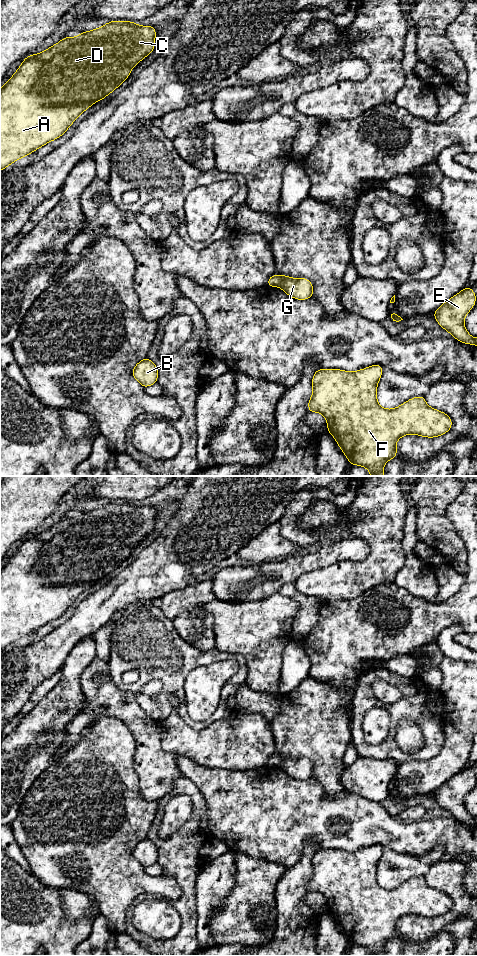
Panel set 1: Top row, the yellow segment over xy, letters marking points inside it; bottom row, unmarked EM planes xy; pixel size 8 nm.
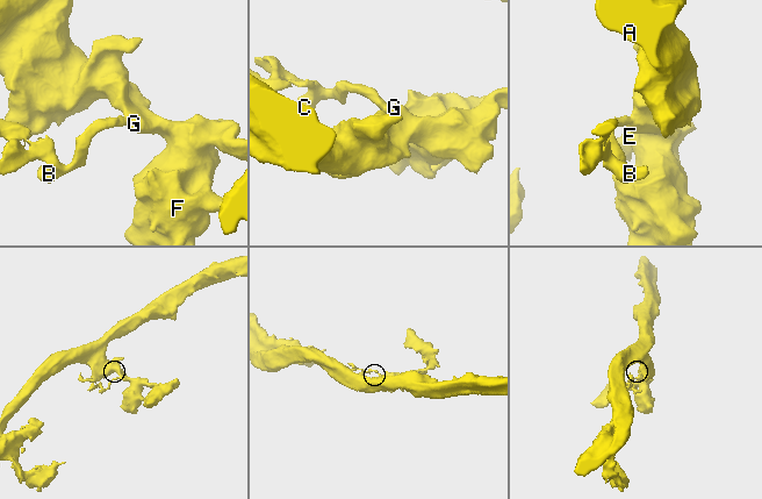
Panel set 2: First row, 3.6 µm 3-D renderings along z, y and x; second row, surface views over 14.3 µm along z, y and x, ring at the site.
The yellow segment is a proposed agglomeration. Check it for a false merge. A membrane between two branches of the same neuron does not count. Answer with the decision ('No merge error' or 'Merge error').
Merge error

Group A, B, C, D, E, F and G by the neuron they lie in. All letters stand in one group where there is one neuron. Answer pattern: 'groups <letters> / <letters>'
groups A C D E F G / B

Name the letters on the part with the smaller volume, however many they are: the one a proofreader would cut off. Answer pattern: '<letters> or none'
B

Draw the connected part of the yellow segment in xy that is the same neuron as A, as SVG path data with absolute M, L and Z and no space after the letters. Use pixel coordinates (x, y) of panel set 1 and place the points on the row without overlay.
M111 501L26 537L0 569L0 651L62 616L81 593L120 566L131 549L153 532L155 516L153 506Z

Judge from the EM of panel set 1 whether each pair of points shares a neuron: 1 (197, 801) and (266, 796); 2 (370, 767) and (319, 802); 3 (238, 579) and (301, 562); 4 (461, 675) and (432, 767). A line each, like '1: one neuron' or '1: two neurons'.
1: two neurons
2: two neurons
3: one neuron
4: one neuron

